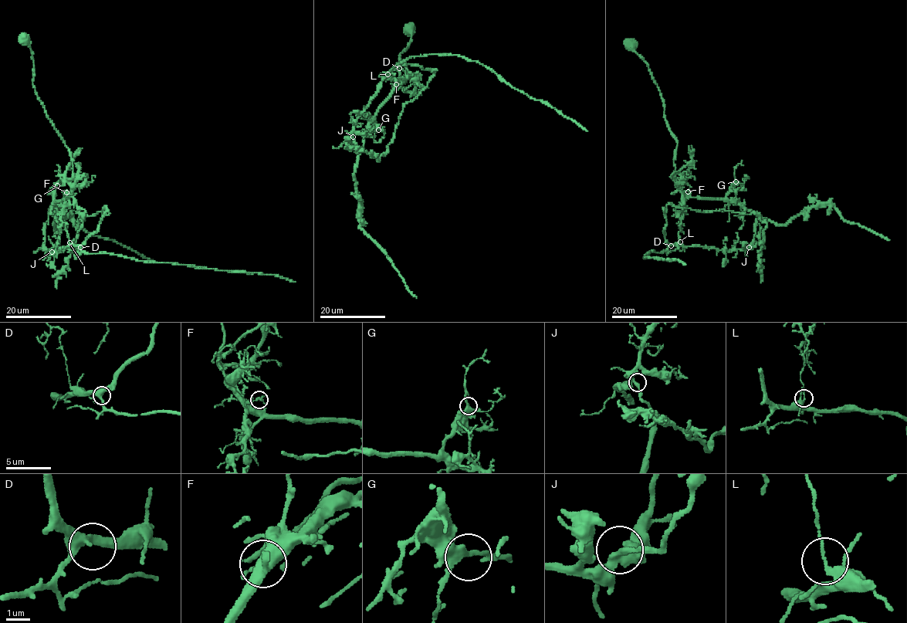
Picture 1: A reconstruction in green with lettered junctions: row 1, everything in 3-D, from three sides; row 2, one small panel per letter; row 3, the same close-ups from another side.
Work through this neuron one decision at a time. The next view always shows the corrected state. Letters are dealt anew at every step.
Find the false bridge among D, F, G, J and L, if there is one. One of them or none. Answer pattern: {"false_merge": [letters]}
{"false_merge": ["L"]}

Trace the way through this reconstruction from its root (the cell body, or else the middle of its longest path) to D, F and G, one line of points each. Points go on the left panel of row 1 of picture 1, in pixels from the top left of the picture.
D: (25, 38), (32, 55), (35, 92), (71, 154), (72, 194), (60, 220), (69, 242), (80, 247)
F: (25, 38), (32, 55), (35, 92), (71, 154), (72, 177), (67, 181), (72, 185), (72, 192), (66, 192)
G: (25, 38), (32, 55), (35, 92), (71, 154), (68, 198), (55, 201), (57, 185)

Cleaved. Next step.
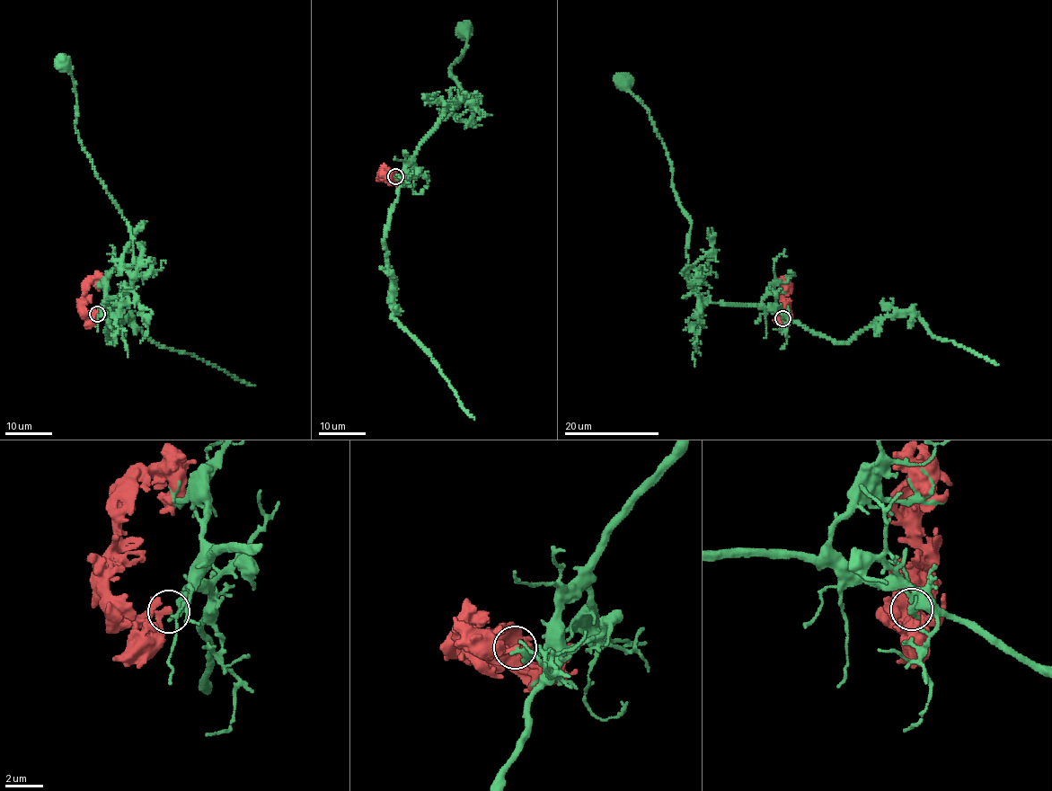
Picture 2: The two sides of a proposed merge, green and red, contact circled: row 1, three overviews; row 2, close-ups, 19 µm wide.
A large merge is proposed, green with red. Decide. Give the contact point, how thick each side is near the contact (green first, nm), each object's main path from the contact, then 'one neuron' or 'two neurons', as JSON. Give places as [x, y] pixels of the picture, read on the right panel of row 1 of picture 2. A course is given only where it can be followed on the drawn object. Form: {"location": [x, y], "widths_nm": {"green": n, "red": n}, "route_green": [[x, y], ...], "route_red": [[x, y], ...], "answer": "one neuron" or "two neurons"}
{"location": [782, 318], "widths_nm": {"green": 300, "red": 260}, "route_green": [[782, 318], [698, 293], [697, 277], [685, 272], [691, 221], [667, 153], [649, 111], [623, 81]], "route_red": [[782, 318], [786, 321], [784, 291], [788, 287], [785, 295]], "answer": "two neurons"}

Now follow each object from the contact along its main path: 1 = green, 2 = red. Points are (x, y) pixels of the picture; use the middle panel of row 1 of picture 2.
1: (396, 176), (459, 95), (470, 97), (465, 100), (450, 72), (462, 56), (465, 30)
2: (394, 176), (384, 178), (380, 174), (402, 183), (401, 181)

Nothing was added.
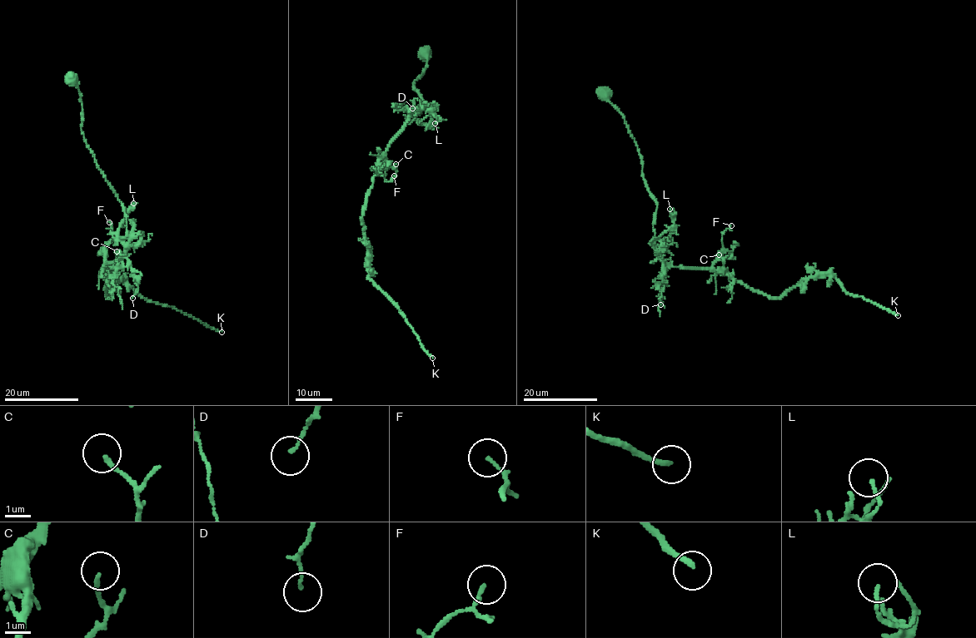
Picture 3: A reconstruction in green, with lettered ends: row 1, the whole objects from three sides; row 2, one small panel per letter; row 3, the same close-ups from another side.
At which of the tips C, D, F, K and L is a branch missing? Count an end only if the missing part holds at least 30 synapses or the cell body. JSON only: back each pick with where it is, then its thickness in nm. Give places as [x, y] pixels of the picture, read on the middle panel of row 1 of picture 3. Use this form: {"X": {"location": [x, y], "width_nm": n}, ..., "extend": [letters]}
{"K": {"location": [432, 358], "width_nm": 180}, "extend": ["K"]}

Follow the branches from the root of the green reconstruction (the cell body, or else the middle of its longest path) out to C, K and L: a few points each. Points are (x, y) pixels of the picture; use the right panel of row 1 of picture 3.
C: (604, 93), (638, 149), (657, 205), (652, 243), (662, 247), (662, 259), (671, 266), (724, 273), (719, 254)
K: (604, 93), (638, 149), (657, 205), (653, 244), (667, 263), (729, 274), (773, 298), (832, 274), (898, 315)
L: (604, 93), (624, 119), (657, 205), (654, 244), (663, 244), (669, 234), (674, 225), (669, 209)

